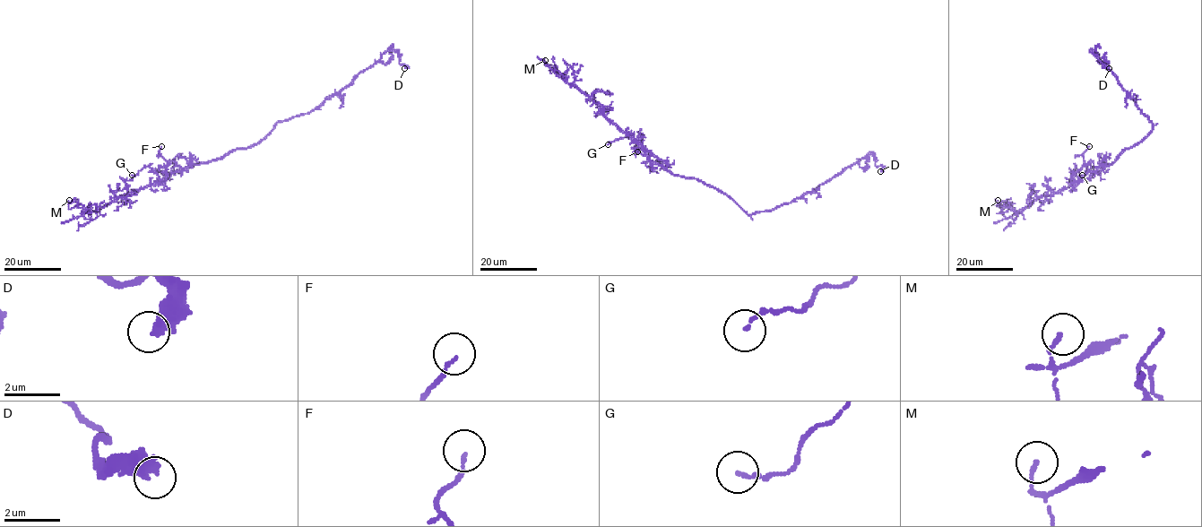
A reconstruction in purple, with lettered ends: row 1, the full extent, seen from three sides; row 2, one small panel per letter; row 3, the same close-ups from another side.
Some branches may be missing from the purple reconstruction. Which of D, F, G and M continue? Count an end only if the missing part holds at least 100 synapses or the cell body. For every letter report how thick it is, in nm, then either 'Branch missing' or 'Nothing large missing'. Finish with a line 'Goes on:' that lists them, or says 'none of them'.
D: Thickness 320 nm. Nothing large missing
F: Thickness 110 nm. Nothing large missing
G: Thickness 100 nm. Nothing large missing
M: Thickness 130 nm. Nothing large missing
Goes on: none of them

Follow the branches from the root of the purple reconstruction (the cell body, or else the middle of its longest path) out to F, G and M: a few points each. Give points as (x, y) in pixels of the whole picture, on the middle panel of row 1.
F: (715, 189), (671, 174), (666, 162), (641, 145), (635, 150), (642, 145), (635, 148), (637, 151)
G: (715, 189), (696, 179), (671, 174), (665, 168), (668, 165), (666, 162), (656, 158), (632, 136), (608, 144)
M: (715, 189), (696, 179), (673, 175), (654, 164), (590, 98), (570, 85), (545, 60)

